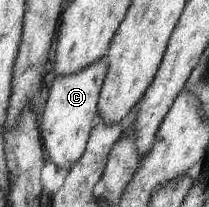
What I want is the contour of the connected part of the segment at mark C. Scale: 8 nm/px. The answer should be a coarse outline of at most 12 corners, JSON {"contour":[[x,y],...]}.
{"contour":[[104,58],[44,91],[45,159],[69,170],[96,123]]}

